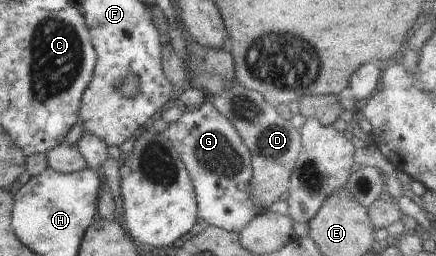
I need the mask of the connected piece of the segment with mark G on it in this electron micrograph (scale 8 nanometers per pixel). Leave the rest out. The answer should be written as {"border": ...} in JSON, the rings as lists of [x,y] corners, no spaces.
{"border":[[[209,100],[196,109],[185,109],[181,119],[169,124],[164,135],[172,141],[189,172],[196,193],[198,217],[210,226],[239,234],[258,214],[258,209],[250,194],[250,182],[254,177],[251,152],[235,126]]]}

